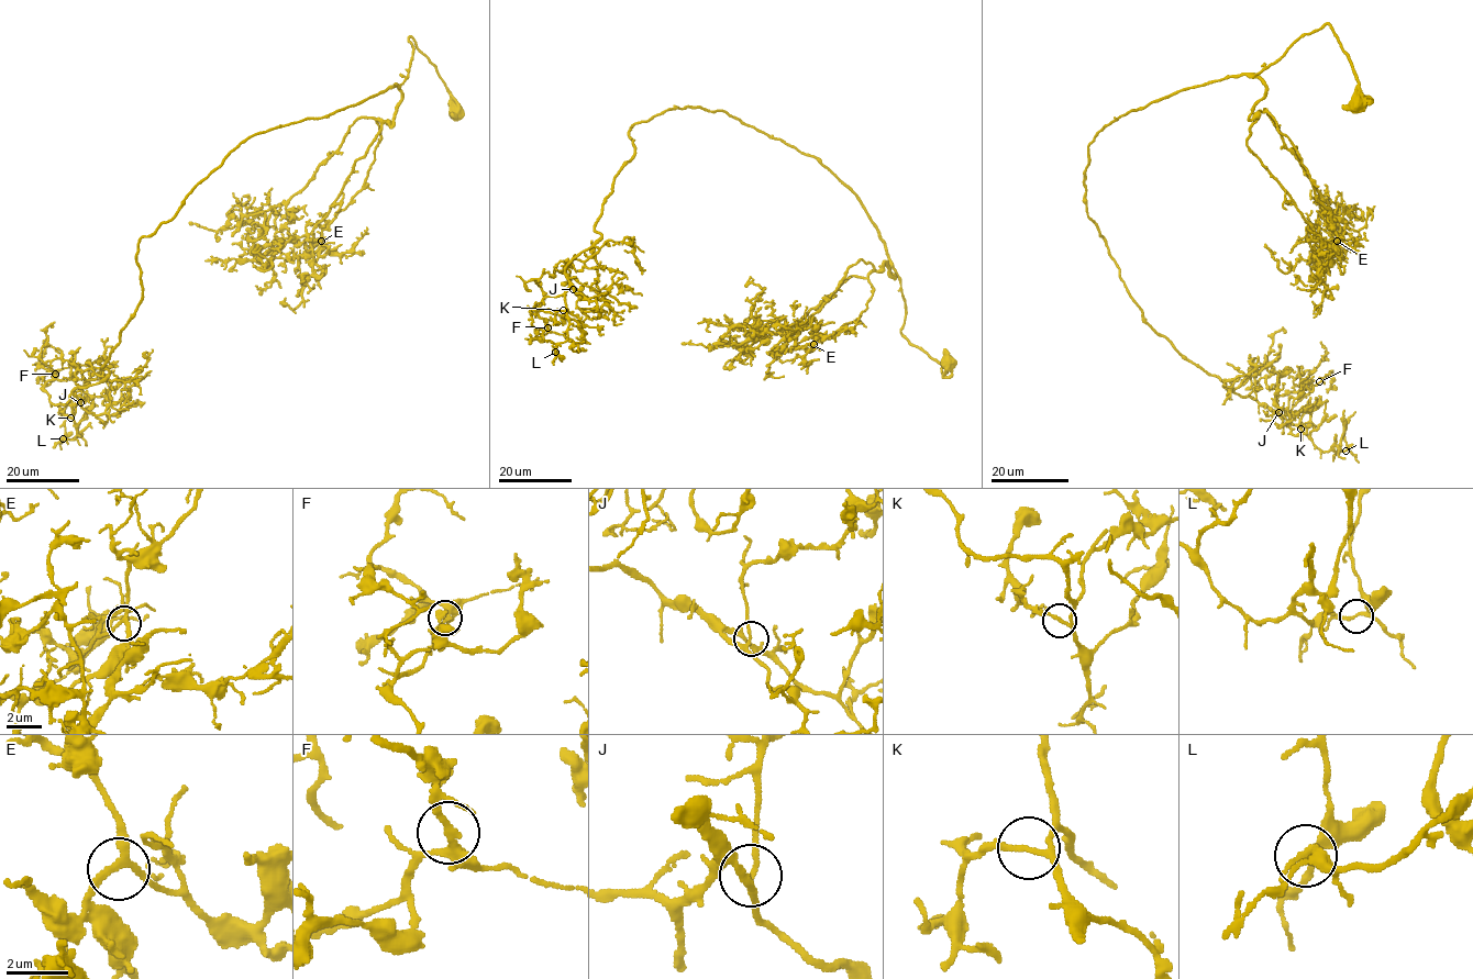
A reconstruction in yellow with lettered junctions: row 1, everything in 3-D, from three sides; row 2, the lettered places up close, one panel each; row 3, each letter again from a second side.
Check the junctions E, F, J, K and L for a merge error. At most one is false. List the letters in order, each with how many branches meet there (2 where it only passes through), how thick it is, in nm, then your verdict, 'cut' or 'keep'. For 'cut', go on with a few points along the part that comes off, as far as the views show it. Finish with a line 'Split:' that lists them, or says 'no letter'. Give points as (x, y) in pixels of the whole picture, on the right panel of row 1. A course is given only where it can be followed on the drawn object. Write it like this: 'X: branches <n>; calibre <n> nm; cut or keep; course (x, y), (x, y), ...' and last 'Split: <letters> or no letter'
E: branches 3; calibre 200 nm; keep
F: branches 3; calibre 190 nm; keep
J: branches 3; calibre 180 nm; keep
K: branches 3; calibre 150 nm; keep
L: branches 3; calibre 160 nm; keep
Split: no letter

